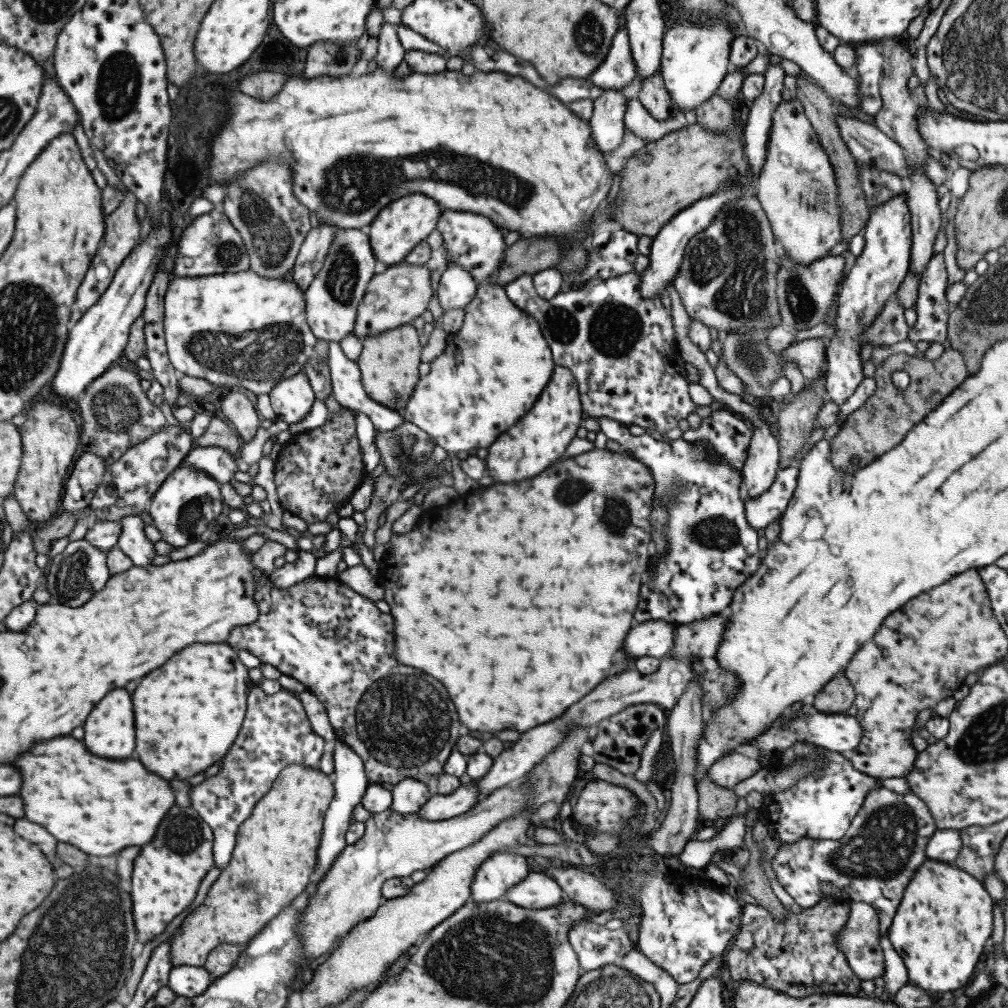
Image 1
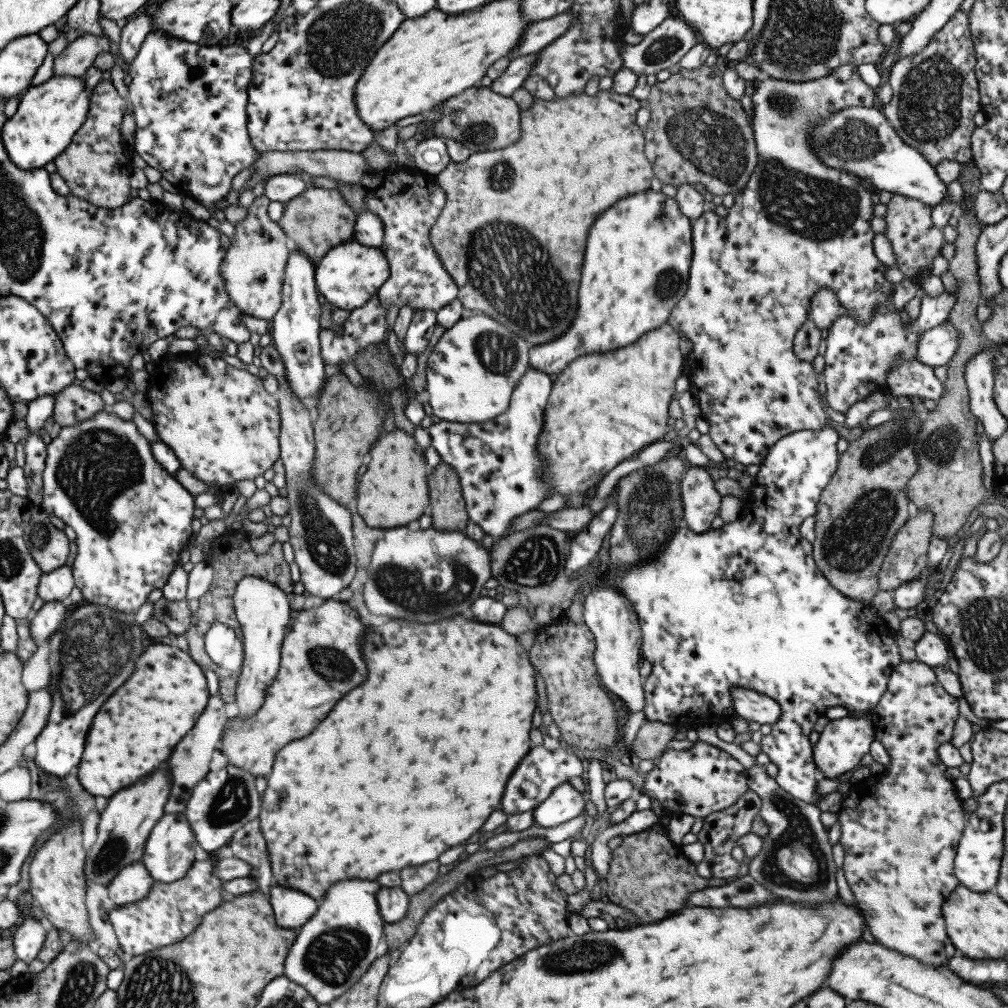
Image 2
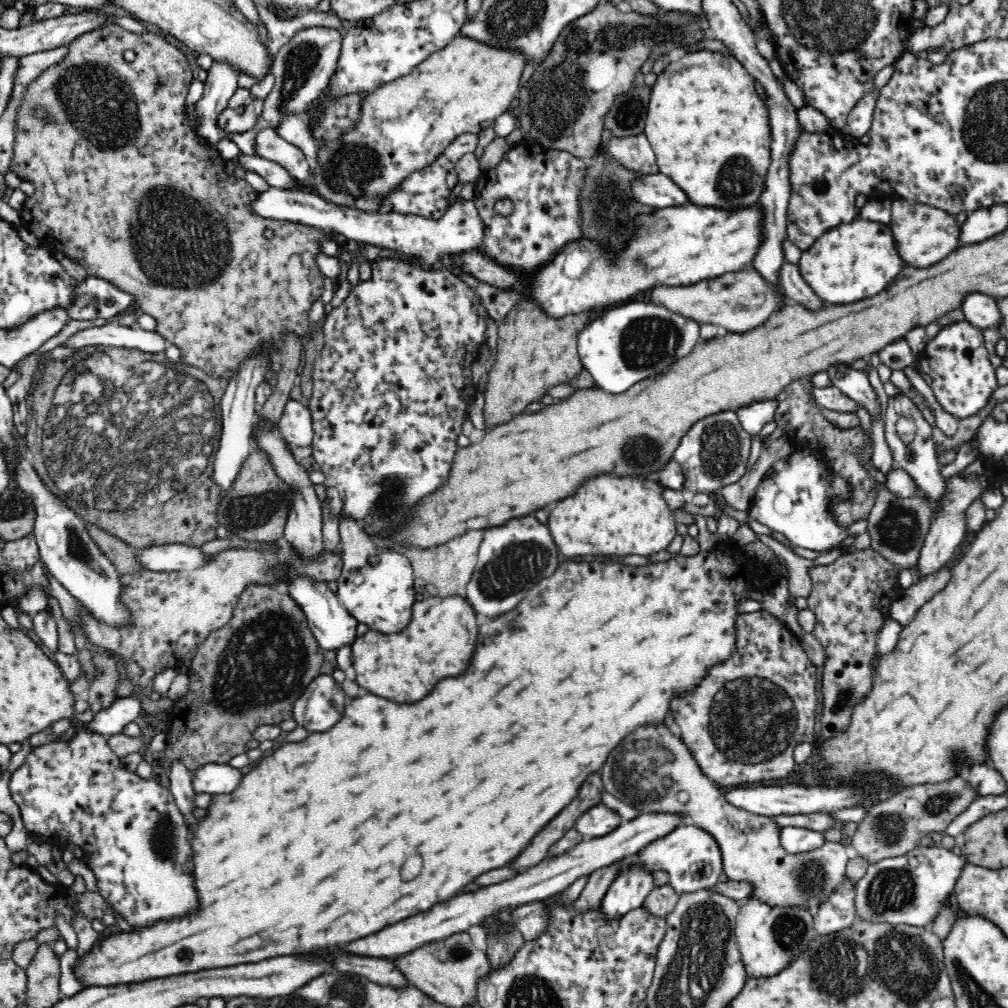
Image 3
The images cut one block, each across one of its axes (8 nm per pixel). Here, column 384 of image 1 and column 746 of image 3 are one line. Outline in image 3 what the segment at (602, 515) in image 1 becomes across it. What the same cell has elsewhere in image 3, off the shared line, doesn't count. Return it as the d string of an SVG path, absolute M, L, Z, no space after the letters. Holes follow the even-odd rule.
M720 541L713 549L701 550L698 554L693 556L683 556L681 553L674 554L669 560L664 562L649 563L645 566L633 566L633 565L622 565L622 563L602 563L598 561L593 562L574 562L566 558L561 557L559 565L556 567L554 574L548 575L548 578L543 578L540 582L537 582L520 602L520 606L516 606L514 610L508 612L508 618L506 614L498 616L496 620L492 620L490 624L482 624L480 626L480 634L478 634L478 644L476 644L476 650L472 654L472 662L468 666L468 670L456 678L444 678L436 684L436 688L426 696L422 698L420 702L416 704L398 704L396 708L396 702L390 702L390 700L384 700L384 698L378 698L374 694L368 693L366 696L361 698L353 698L349 700L343 718L338 720L338 724L334 725L330 730L315 733L309 733L305 740L302 742L286 743L278 750L274 751L271 756L264 755L258 766L254 767L250 772L242 776L240 784L236 786L236 790L228 794L214 794L212 796L212 802L210 806L206 808L207 818L199 821L198 826L194 828L189 828L188 834L190 834L190 843L192 843L192 850L194 850L194 856L192 856L192 862L194 862L194 878L196 878L196 888L198 888L198 896L200 896L200 912L196 916L190 916L190 918L184 918L184 920L178 920L178 922L160 922L156 926L144 926L144 928L133 928L131 933L124 933L124 931L113 928L112 930L106 930L103 934L99 934L98 942L92 944L92 950L88 952L89 954L82 959L79 958L78 964L76 964L76 977L78 981L84 985L84 987L89 986L114 986L121 984L139 983L152 979L166 978L169 976L184 974L184 973L195 973L203 970L208 970L209 968L222 968L225 966L234 966L237 964L255 963L262 960L268 960L268 958L274 958L274 956L286 956L286 954L294 954L294 952L304 952L304 950L312 950L312 948L328 948L328 946L336 946L336 944L342 944L342 942L348 942L348 940L356 940L356 938L364 938L372 932L378 932L382 930L384 926L390 926L390 924L396 924L404 918L410 918L418 912L427 911L432 908L435 904L448 901L458 890L462 890L466 884L470 884L476 876L480 876L482 872L488 872L488 870L499 869L508 866L526 846L528 842L532 840L532 836L536 836L564 806L568 806L582 782L586 780L588 774L600 770L606 762L606 758L610 756L610 752L624 741L624 738L628 734L632 734L636 728L644 726L644 724L662 724L668 712L671 711L671 702L674 701L677 696L684 697L688 693L692 693L695 687L698 687L700 682L708 674L708 670L714 666L714 664L720 664L724 660L728 660L734 650L736 650L736 616L739 614L736 610L737 602L742 602L748 600L746 597L746 590L760 589L765 590L765 586L769 579L765 577L764 574L755 574L756 563L744 555L739 554L739 548L736 546L726 546L725 541ZM414 854L422 854L424 858L424 868L420 872L420 878L414 878L412 882L404 882L400 878L400 870L402 870L402 864L414 856Z

